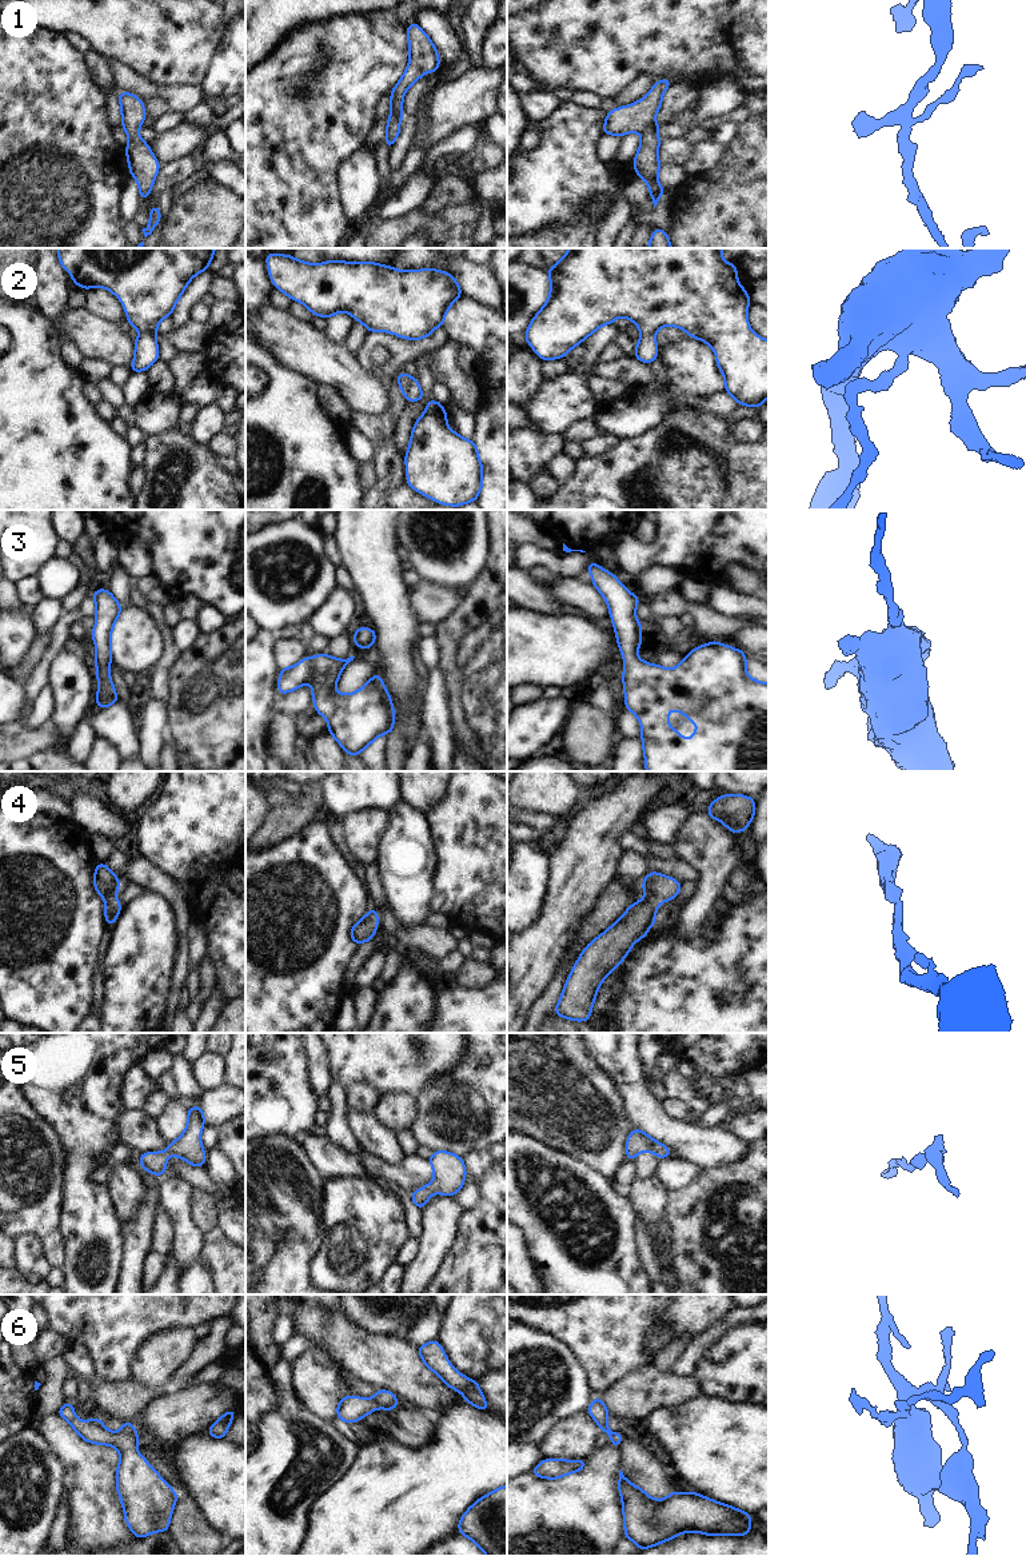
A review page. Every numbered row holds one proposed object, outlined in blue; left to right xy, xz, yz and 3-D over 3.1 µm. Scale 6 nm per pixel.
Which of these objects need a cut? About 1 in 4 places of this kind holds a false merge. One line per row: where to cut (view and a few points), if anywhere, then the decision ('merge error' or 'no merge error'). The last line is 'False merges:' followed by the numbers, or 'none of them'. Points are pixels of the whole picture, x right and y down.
1: no cut; no merge error
2: no cut; no merge error
3: no cut; no merge error
4: no cut; no merge error
5: no cut; no merge error
6: no cut; no merge error
False merges: none of them

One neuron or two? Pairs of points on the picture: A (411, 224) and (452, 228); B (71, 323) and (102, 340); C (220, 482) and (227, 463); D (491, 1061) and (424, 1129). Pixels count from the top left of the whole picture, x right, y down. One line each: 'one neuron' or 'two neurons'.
A: one neuron
B: one neuron
C: two neurons
D: one neuron

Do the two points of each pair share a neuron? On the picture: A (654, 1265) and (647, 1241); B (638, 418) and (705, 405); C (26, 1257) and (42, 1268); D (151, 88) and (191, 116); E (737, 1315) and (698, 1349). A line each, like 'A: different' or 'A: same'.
A: same
B: same
C: same
D: different
E: same

